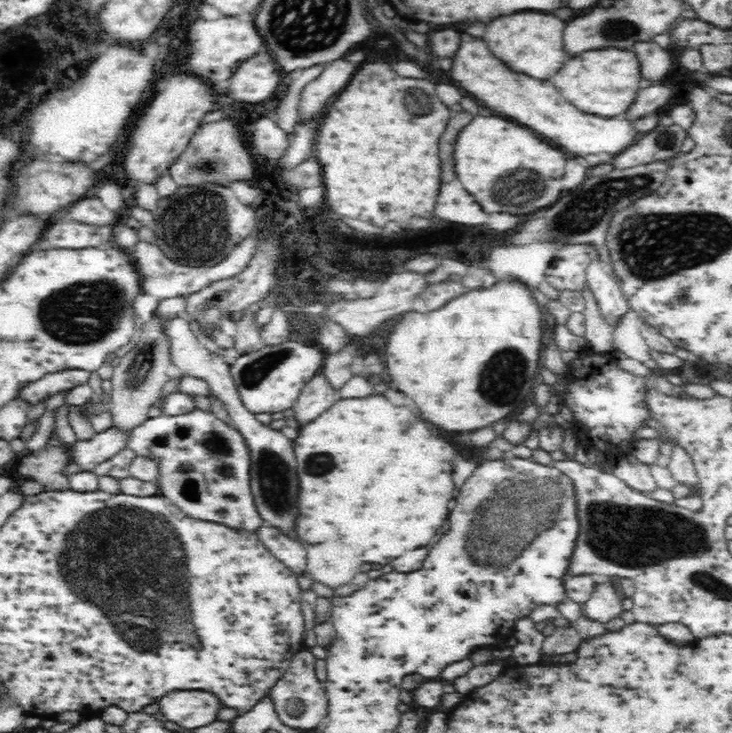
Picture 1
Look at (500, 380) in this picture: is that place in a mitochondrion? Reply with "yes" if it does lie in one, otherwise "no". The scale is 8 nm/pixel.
yes

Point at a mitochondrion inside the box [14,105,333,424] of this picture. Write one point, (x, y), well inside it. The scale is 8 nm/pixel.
(80, 314)

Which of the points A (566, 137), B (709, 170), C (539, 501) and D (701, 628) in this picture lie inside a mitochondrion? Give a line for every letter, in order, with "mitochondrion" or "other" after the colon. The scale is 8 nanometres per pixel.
A: other
B: other
C: mitochondrion
D: other

